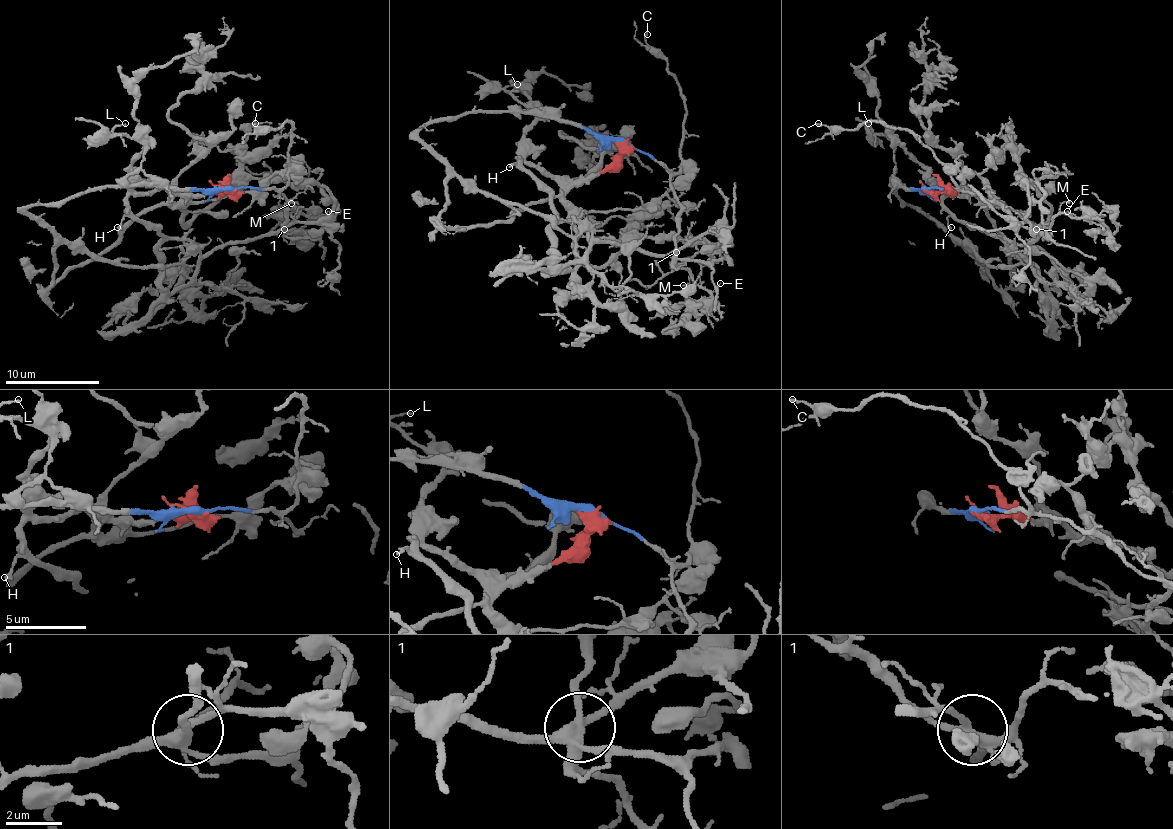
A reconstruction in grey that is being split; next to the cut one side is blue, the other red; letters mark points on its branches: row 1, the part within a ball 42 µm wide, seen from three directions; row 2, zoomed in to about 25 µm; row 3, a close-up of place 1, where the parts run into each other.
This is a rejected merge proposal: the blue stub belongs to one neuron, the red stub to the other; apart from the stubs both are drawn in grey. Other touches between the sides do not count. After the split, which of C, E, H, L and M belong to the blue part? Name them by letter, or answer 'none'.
C, E, M

